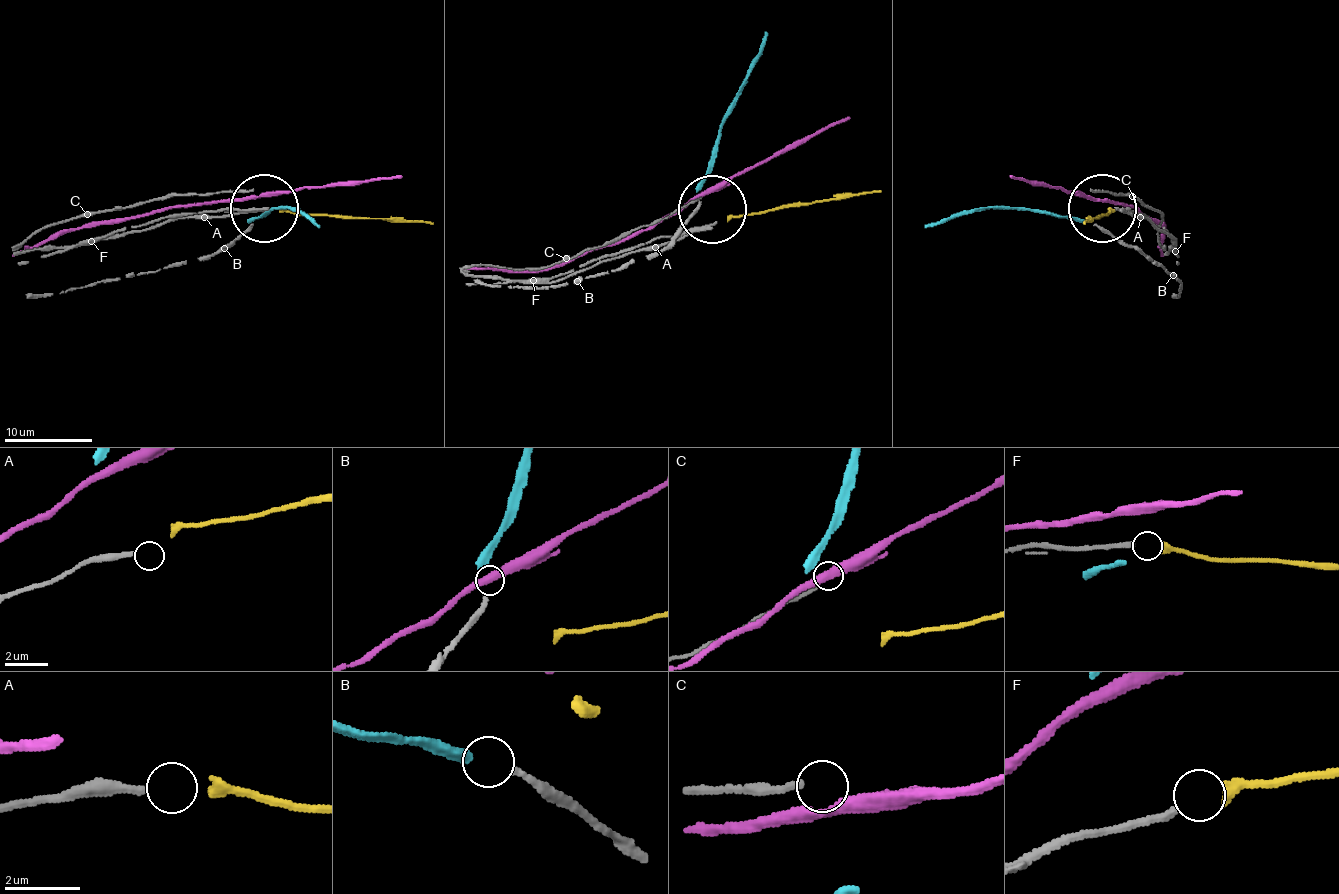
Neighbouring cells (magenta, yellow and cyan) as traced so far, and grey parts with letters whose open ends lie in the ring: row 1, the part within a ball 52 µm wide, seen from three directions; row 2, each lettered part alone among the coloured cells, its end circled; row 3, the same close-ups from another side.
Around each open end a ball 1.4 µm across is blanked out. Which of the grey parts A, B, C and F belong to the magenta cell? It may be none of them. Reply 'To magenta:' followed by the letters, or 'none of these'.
To magenta: none of these

